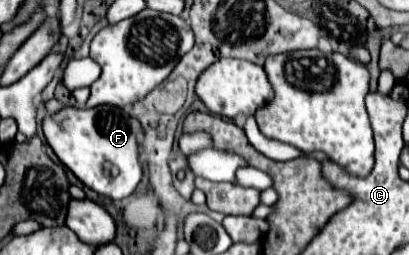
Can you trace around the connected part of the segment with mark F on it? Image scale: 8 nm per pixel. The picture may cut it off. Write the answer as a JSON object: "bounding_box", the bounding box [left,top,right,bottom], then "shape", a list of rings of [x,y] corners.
{"bounding_box":[43,106,143,200],"shape":[[[97,106],[97,108],[63,108],[61,112],[47,116],[43,120],[43,132],[57,154],[57,158],[91,190],[95,190],[101,196],[107,196],[111,200],[123,200],[135,192],[143,178],[143,168],[139,162],[139,136],[143,134],[143,128],[139,120],[129,116],[125,110],[115,106]]]}

